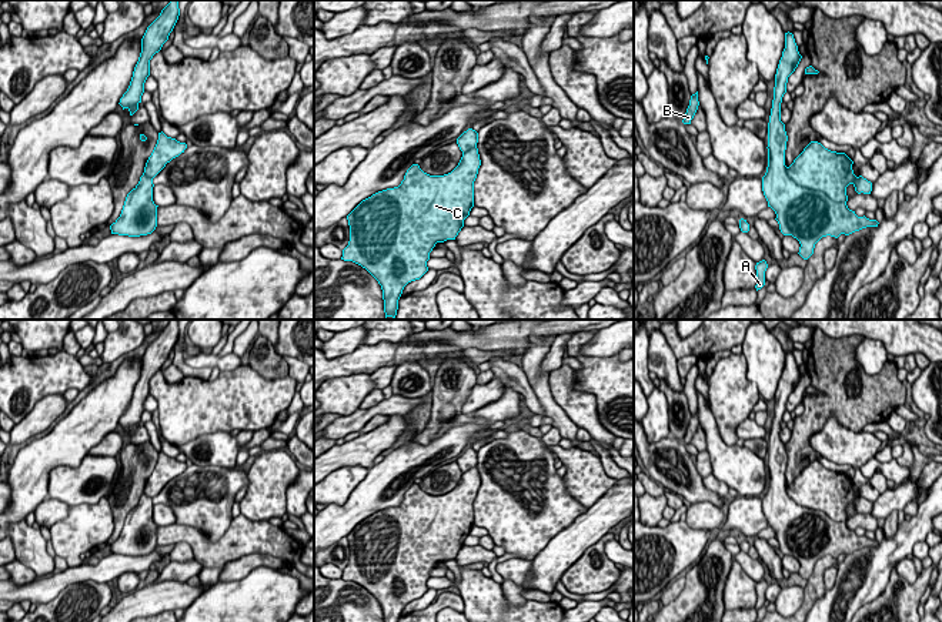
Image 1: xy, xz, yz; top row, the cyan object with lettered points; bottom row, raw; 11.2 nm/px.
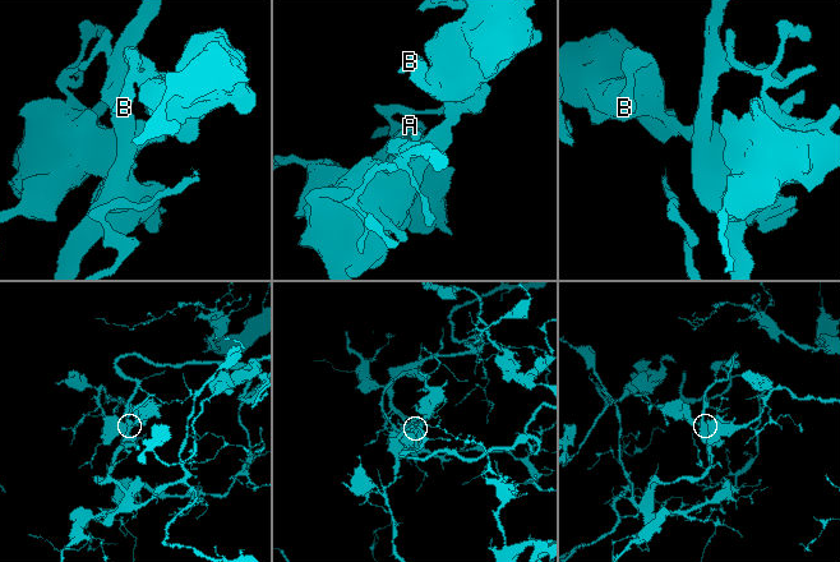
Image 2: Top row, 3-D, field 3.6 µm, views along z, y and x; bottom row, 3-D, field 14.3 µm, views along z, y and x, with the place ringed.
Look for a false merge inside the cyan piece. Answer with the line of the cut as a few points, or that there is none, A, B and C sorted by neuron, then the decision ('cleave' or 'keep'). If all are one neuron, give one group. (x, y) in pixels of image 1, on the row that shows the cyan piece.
yz (784, 169), (798, 184), (821, 190), (831, 199), (845, 203) | A / B C | cleave

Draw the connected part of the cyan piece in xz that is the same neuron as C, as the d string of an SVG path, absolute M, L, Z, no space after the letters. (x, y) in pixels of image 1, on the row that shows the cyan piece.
M477 146L462 154L448 174L430 175L412 164L398 187L363 200L348 215L350 241L341 260L365 268L381 285L385 318L395 320L404 287L427 271L430 253L437 243L455 240L474 207L474 181L481 165Z

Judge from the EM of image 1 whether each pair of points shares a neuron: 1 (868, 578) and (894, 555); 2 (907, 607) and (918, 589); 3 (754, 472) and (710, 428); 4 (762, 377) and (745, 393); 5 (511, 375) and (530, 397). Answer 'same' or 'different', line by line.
1: same
2: same
3: same
4: different
5: same

